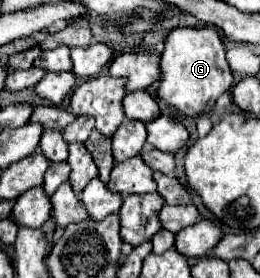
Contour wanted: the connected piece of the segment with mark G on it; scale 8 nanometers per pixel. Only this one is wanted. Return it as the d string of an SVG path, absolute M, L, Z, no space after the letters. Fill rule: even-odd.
M181 27L173 29L165 39L165 51L161 55L161 83L157 89L157 95L165 99L165 103L177 107L181 113L189 117L197 117L199 113L205 113L211 109L211 105L217 101L217 97L233 87L233 75L231 67L225 59L225 45L213 27Z

